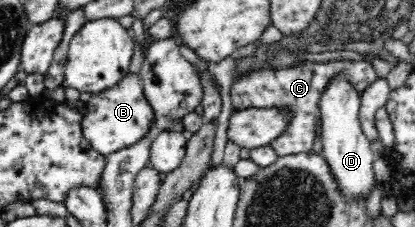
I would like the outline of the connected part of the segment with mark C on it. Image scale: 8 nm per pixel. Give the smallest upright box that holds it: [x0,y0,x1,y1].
[229,52,381,156]

